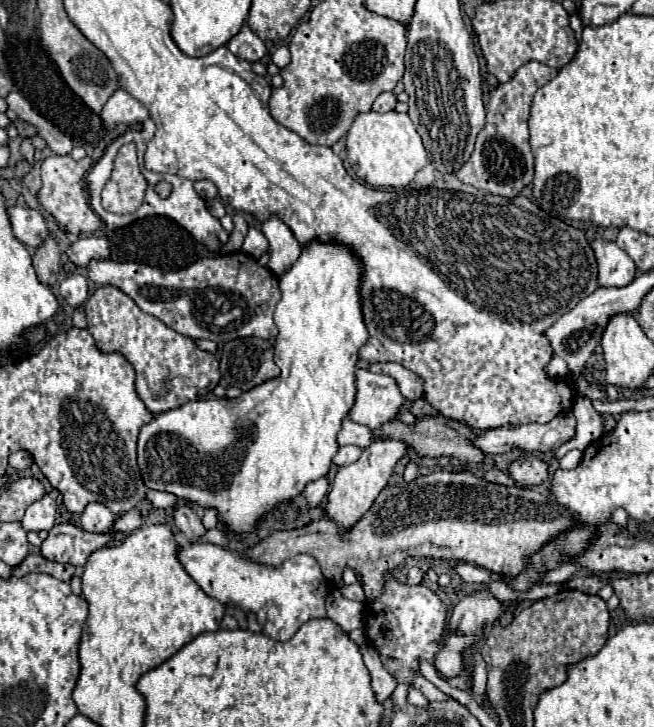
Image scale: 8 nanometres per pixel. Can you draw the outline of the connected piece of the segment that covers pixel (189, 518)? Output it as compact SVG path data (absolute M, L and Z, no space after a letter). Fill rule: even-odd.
M181 505L175 509L175 525L183 531L189 543L199 541L207 533L207 529L201 523L201 517L189 505Z

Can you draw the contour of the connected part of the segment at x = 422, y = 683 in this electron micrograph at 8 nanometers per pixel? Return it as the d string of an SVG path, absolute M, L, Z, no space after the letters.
M421 675L415 679L415 689L419 689L429 701L443 701L443 699L447 699L445 693L441 693L433 683L429 683L429 681L427 681L425 677L421 677Z

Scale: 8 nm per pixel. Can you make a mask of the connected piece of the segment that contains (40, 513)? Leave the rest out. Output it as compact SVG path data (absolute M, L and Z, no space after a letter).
M47 493L43 499L31 503L21 523L25 531L49 531L55 525L55 493Z

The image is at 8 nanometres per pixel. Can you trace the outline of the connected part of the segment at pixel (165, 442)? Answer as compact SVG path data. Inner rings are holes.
M313 239L303 245L299 259L279 277L279 289L281 289L281 299L275 309L275 325L279 329L279 335L275 339L275 363L281 369L281 375L277 379L269 379L261 385L257 385L251 391L245 391L237 399L207 399L207 401L189 401L177 409L159 413L151 423L143 425L139 431L139 441L137 441L137 465L141 469L141 477L147 489L157 489L157 491L167 491L177 497L183 497L191 503L203 505L203 507L215 507L219 511L219 521L225 523L231 531L235 533L247 533L255 527L255 521L259 515L265 511L275 509L279 501L289 501L301 495L303 487L309 481L321 479L329 473L331 459L337 453L337 433L341 429L341 421L347 417L349 409L355 403L355 367L359 361L359 349L367 343L369 331L363 323L361 315L361 259L357 259L357 253L351 247L345 247L343 243L337 241L319 241Z

